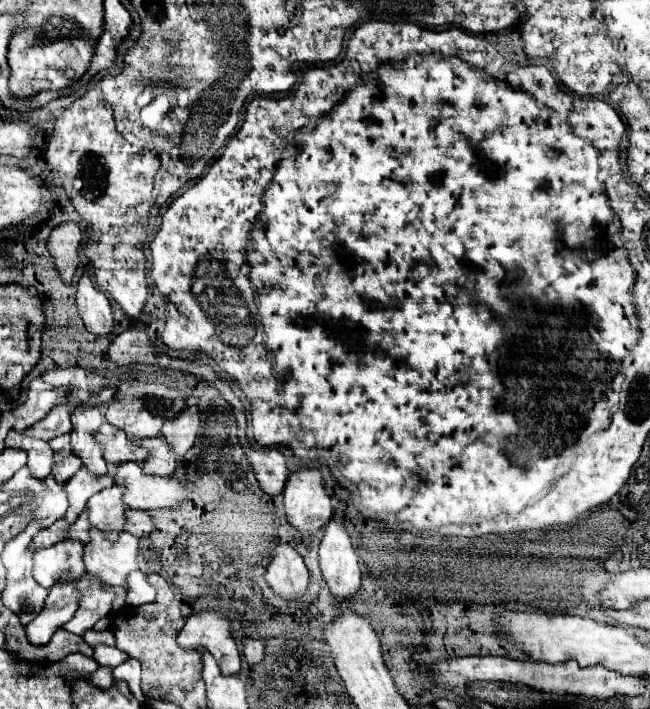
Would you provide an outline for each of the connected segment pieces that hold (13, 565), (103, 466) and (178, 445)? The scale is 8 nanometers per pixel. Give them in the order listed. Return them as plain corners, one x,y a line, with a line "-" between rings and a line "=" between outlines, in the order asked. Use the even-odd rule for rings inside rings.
29,523
29,527
17,535
17,539
9,541
5,545
1,561
7,569
7,583
1,593
1,601
5,607
9,607
15,615
37,613
43,609
43,601
47,597
47,591
37,585
33,579
33,551
29,551
29,543
37,533
37,523
=
81,405
71,415
71,423
73,423
71,453
75,453
83,461
83,465
97,477
107,473
107,461
103,459
101,445
93,437
95,433
93,429
97,429
105,421
101,409
103,409
101,405
95,405
95,407
=
187,407
181,417
175,417
173,421
165,421
161,435
165,441
169,441
169,447
173,453
183,457
197,441
197,429
201,425
201,415
197,407

